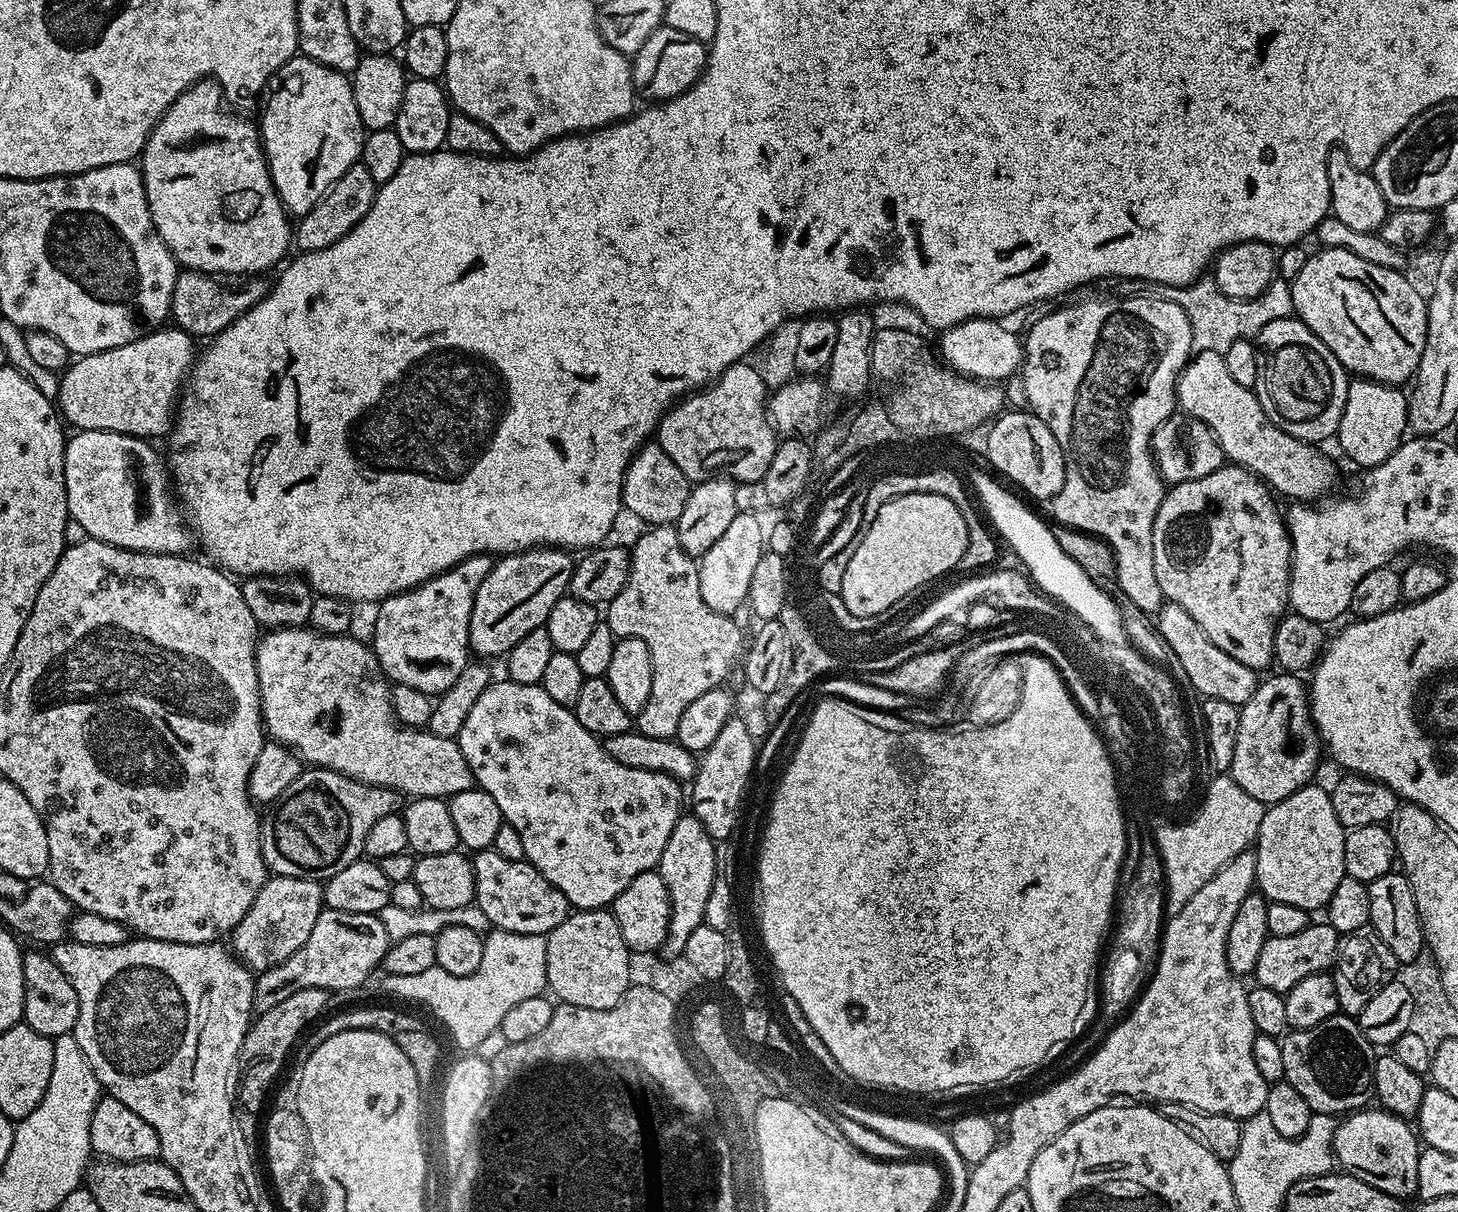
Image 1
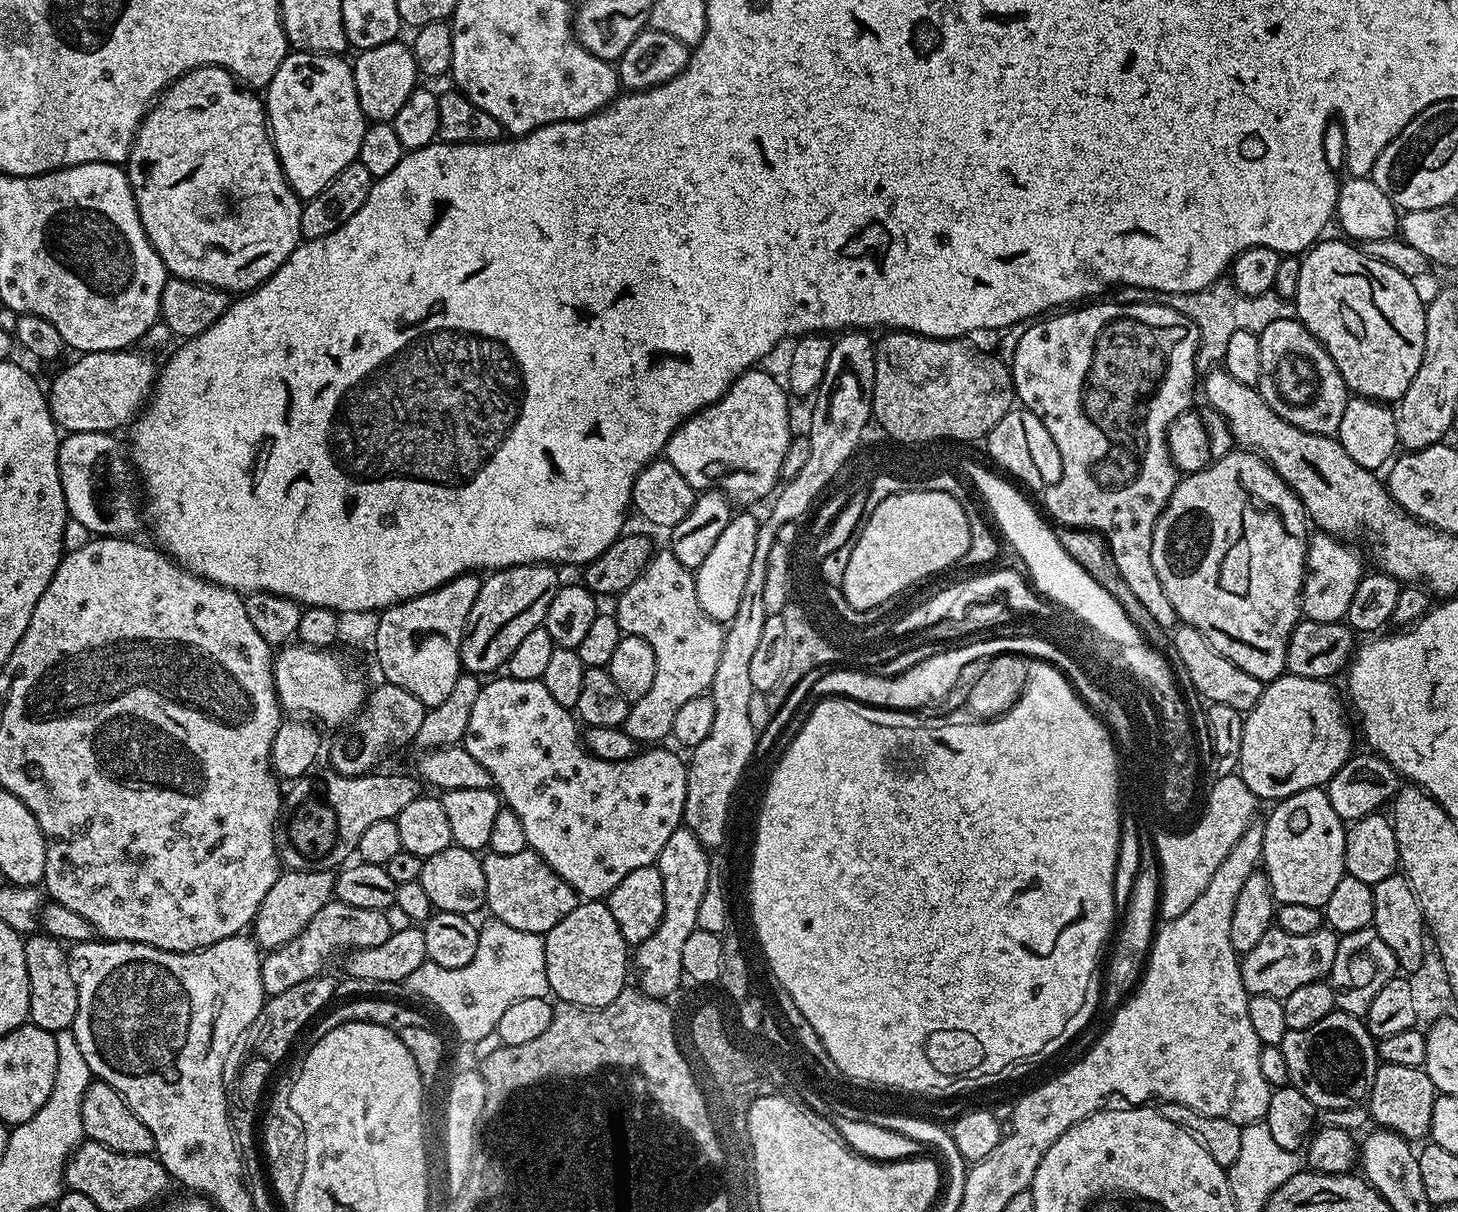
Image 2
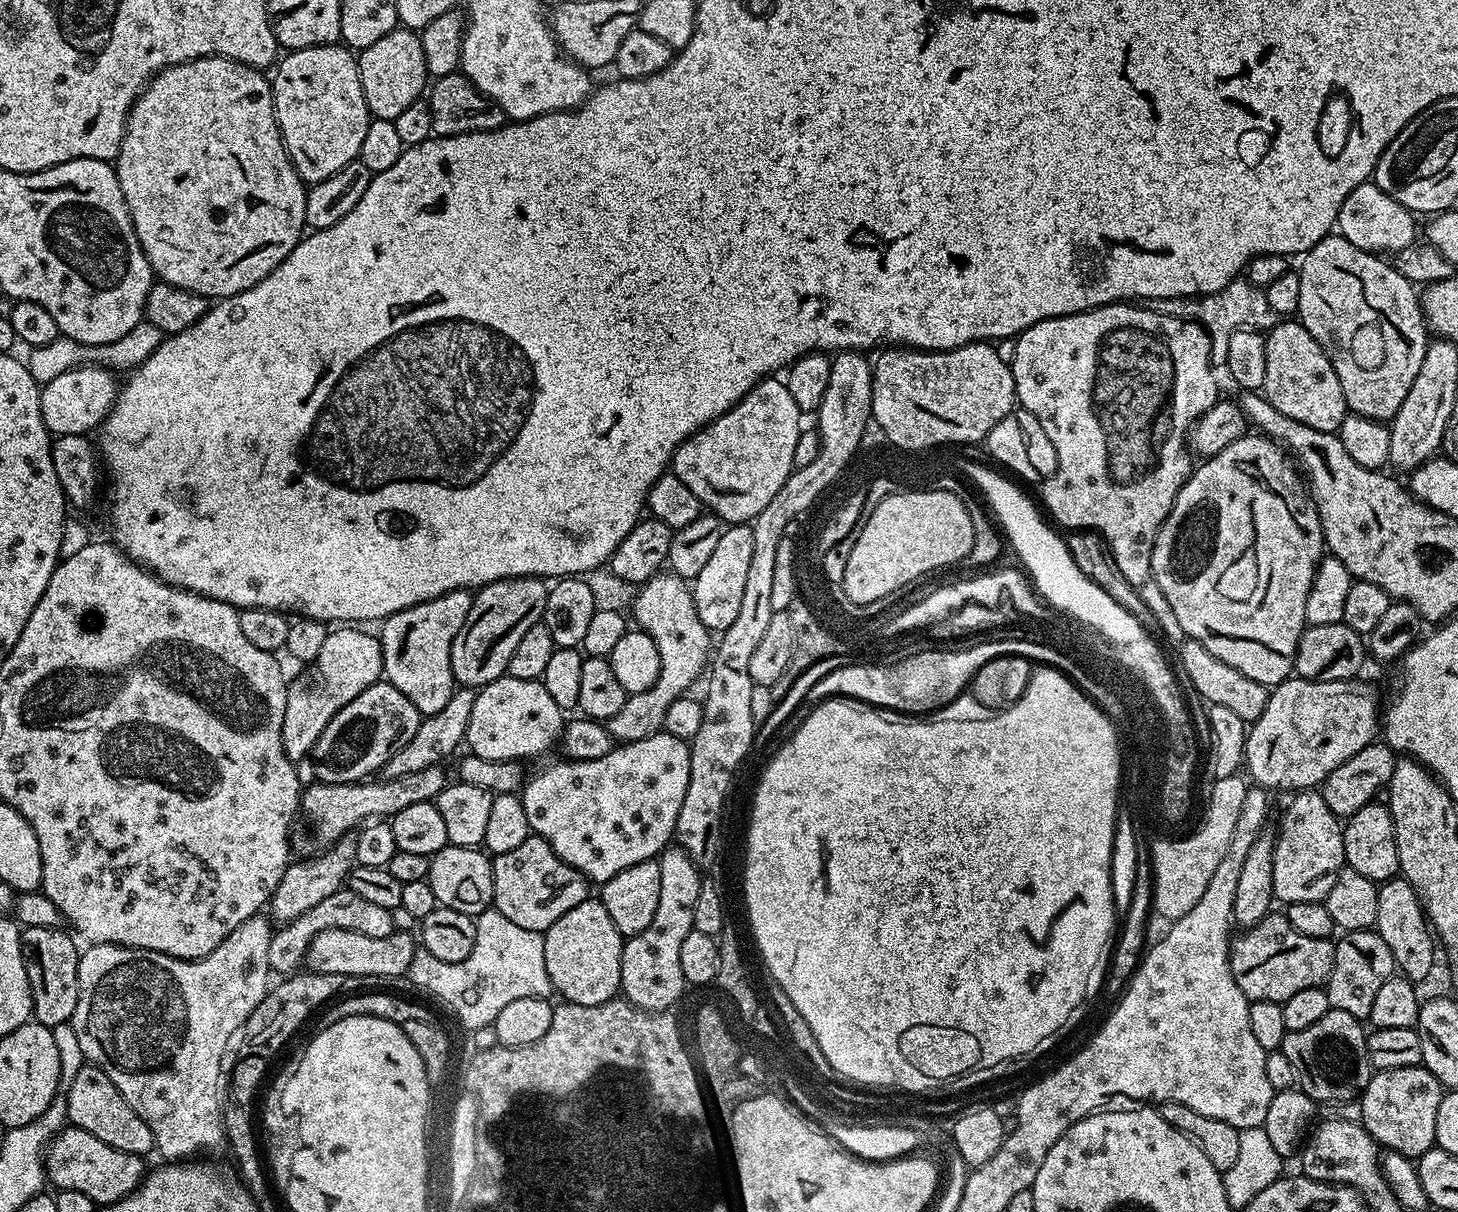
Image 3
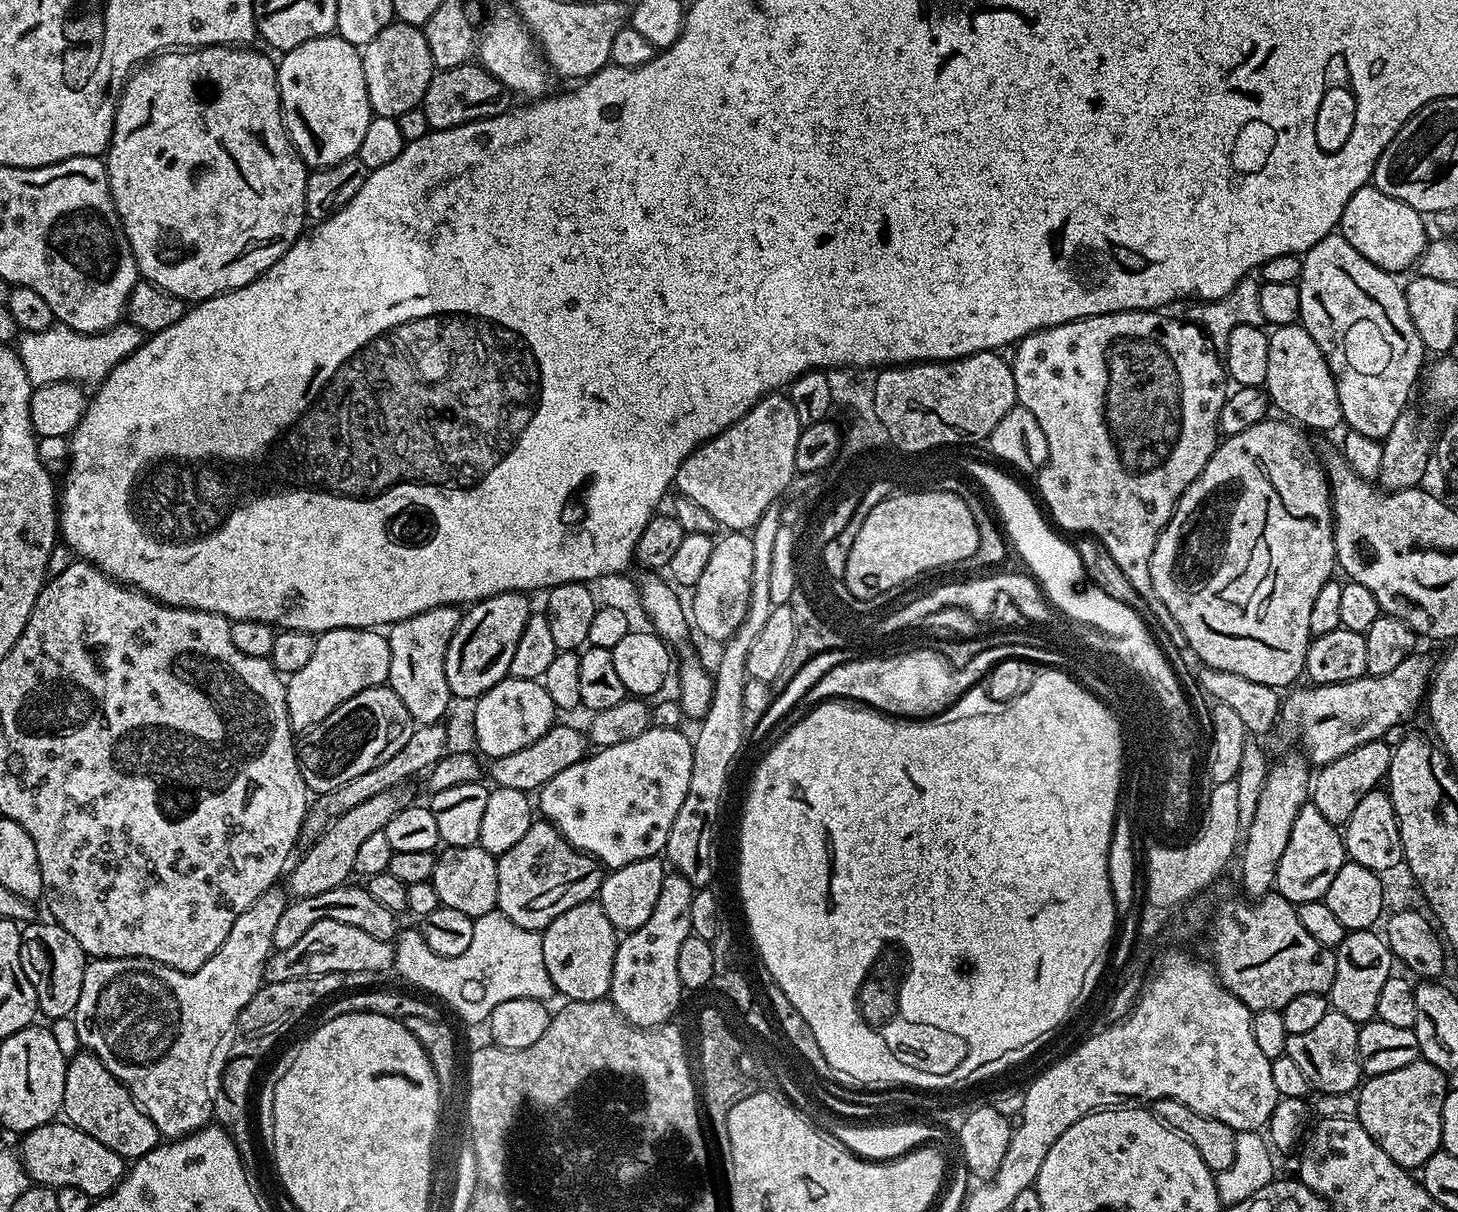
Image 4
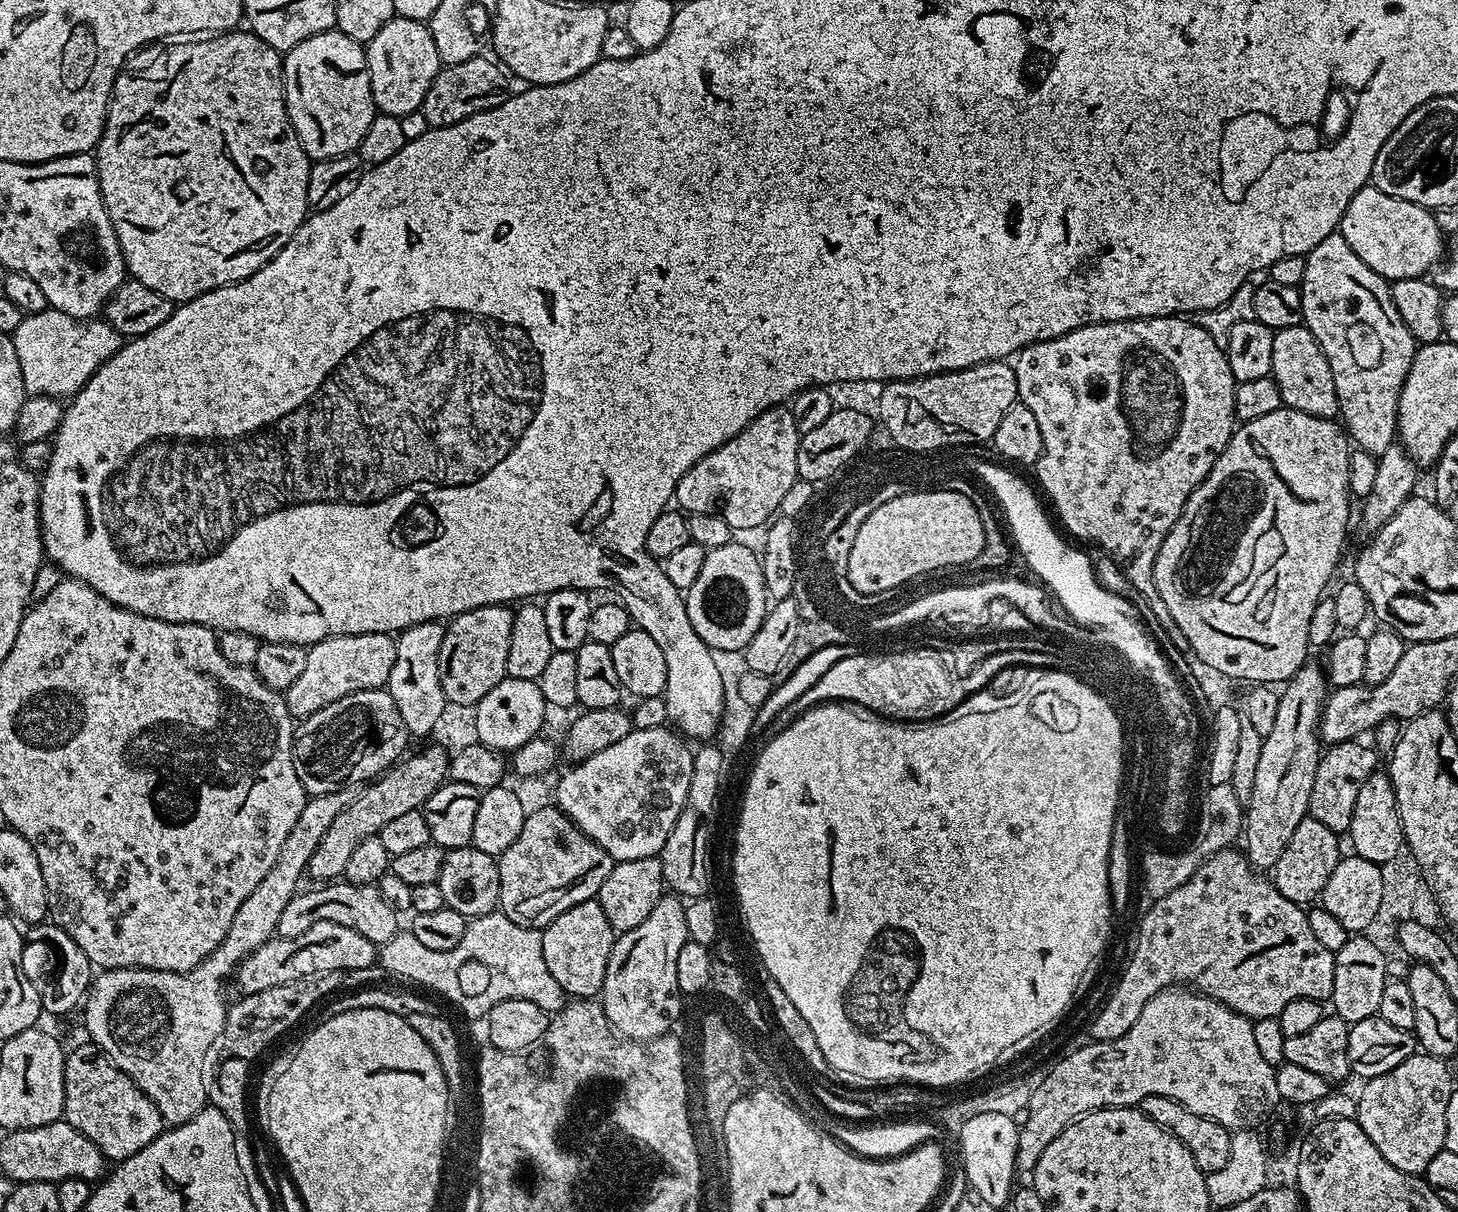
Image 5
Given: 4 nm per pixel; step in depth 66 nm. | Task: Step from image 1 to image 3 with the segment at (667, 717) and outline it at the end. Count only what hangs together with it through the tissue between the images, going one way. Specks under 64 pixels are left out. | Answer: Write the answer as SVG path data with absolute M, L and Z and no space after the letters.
M657 574L651 576L645 584L639 585L636 597L632 600L632 616L636 619L635 627L654 638L654 646L658 646L660 673L658 682L650 686L650 690L633 692L627 702L614 714L614 718L606 721L608 732L613 741L621 745L633 744L642 738L650 738L661 731L666 718L666 710L670 710L670 702L685 695L696 679L705 675L710 664L710 653L714 648L714 640L708 628L698 618L698 610L694 606L692 589L678 576Z

